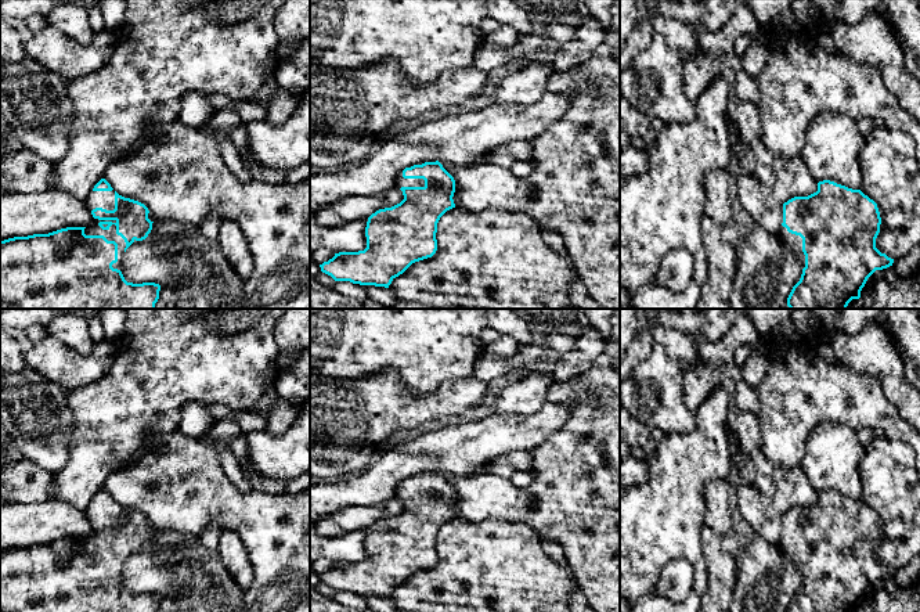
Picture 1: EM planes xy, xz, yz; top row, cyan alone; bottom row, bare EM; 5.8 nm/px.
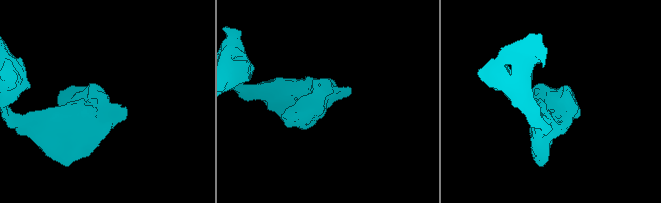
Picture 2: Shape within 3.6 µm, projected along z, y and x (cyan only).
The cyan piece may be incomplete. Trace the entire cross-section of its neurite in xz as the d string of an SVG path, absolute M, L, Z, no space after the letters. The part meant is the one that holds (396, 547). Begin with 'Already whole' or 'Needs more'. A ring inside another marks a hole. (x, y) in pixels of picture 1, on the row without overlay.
Needs more. M425 472L405 478L396 496L403 501L404 510L392 516L379 519L368 528L365 537L367 558L358 562L339 562L320 575L321 582L335 591L350 591L360 595L389 598L392 591L403 584L412 573L432 568L437 561L437 533L450 519L455 518L455 490L436 472Z

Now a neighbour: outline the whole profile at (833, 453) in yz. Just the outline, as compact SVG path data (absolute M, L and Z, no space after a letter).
M826 421L818 424L807 436L801 468L819 493L830 490L852 500L861 500L861 460L865 446L856 431Z

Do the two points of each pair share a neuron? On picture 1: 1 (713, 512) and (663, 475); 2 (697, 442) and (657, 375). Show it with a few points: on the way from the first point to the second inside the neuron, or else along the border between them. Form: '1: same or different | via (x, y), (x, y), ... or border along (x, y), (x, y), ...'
1: different | border along (720, 478), (707, 481), (703, 489), (700, 539)
2: different | border along (695, 413), (695, 425), (688, 432), (659, 438)

